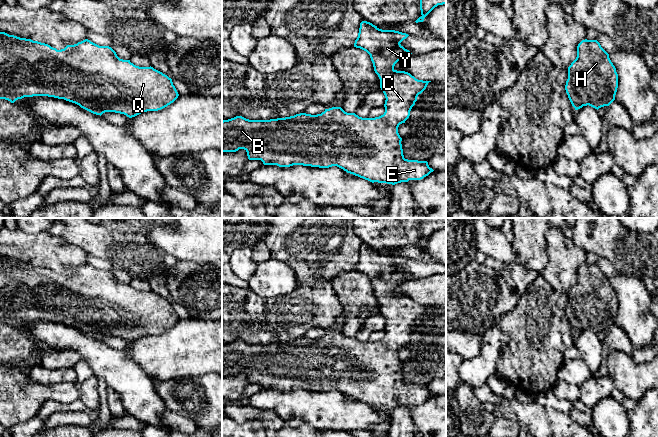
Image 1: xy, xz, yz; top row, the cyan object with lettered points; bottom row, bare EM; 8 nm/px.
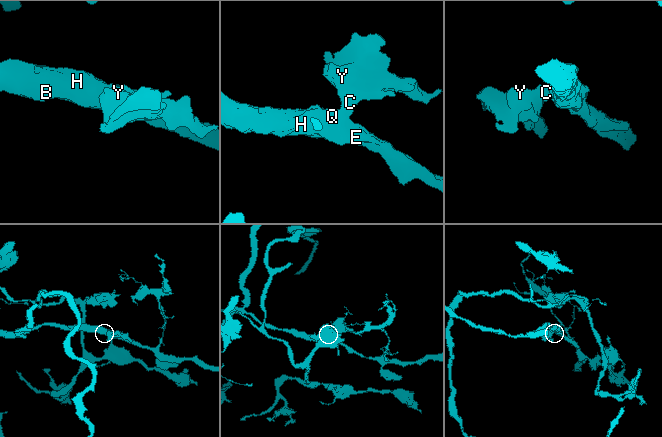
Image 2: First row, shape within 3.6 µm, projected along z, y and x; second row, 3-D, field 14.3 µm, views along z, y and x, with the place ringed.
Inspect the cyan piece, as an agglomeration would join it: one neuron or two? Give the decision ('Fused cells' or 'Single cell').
Single cell

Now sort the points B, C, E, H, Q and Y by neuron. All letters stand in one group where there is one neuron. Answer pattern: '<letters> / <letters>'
B C E H Q Y

